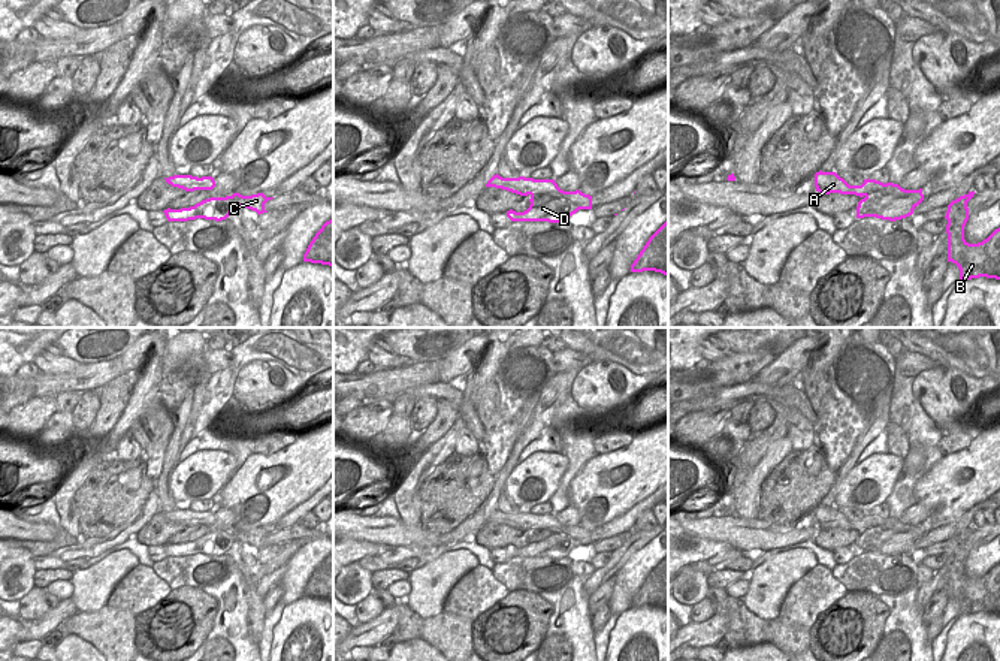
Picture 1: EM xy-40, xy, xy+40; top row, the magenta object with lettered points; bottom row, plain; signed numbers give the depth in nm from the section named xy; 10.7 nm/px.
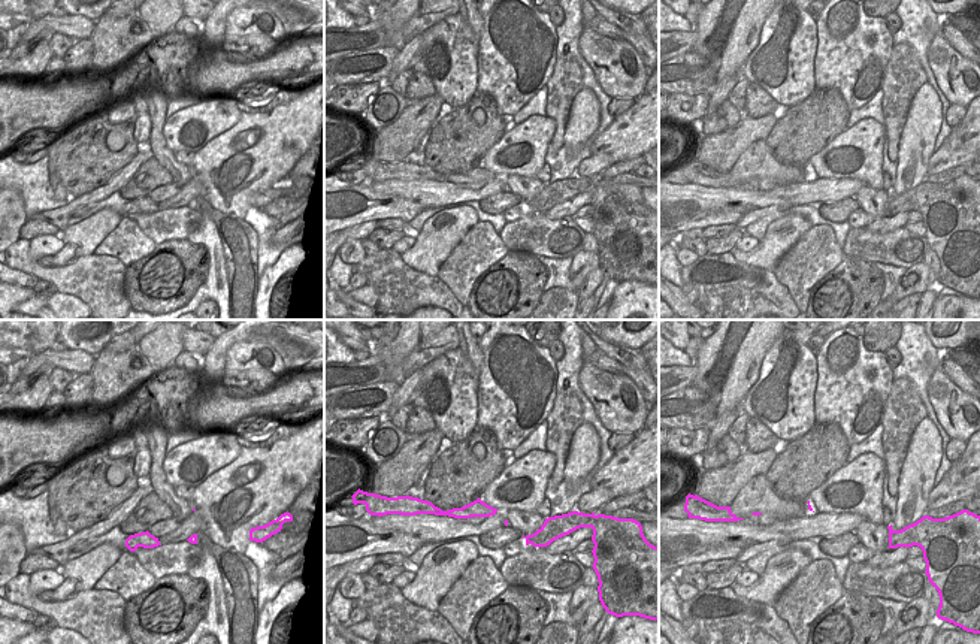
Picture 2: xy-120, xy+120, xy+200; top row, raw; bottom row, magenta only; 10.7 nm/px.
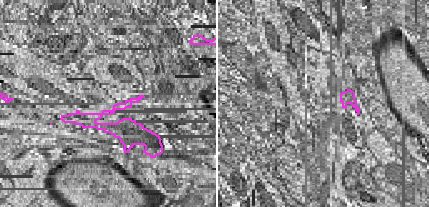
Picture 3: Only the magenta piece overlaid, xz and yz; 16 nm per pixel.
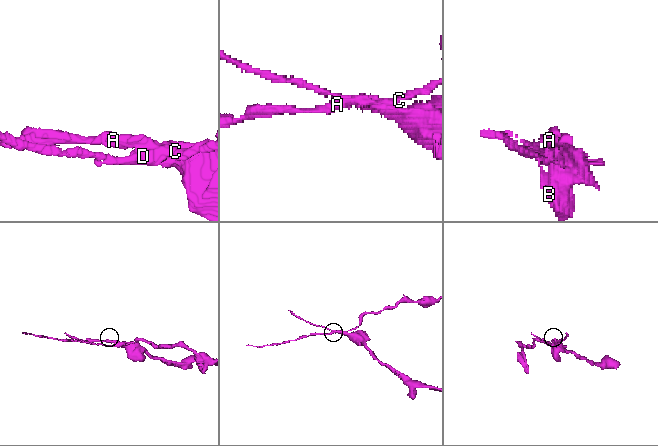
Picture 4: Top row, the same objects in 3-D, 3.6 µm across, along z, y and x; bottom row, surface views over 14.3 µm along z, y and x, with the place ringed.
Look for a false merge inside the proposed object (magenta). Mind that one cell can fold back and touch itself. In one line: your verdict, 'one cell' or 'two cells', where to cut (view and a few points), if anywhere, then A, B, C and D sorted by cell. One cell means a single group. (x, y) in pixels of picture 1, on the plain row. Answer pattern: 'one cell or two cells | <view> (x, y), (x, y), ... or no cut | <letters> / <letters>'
two cells | xy+40 (866, 530), (885, 527), (896, 534), (914, 531), (917, 536) | A C / B D

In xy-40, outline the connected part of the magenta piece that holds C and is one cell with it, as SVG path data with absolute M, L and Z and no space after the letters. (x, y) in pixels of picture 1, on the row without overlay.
M233 528L232 532L238 532L241 535L241 541L256 546L259 550L268 547L265 544L265 538L274 532L266 532L263 528L242 531L239 528Z

